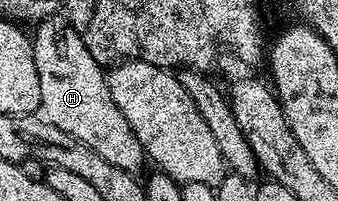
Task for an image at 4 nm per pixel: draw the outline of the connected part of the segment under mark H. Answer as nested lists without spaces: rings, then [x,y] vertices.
[[[65,17],[43,18],[37,30],[38,35],[34,34],[32,41],[36,75],[40,82],[40,110],[46,121],[66,130],[68,136],[88,144],[88,148],[104,156],[108,164],[138,172],[142,161],[146,162],[148,157],[123,112],[112,100],[103,63],[96,61],[92,52],[88,52],[81,33],[69,25]]]

